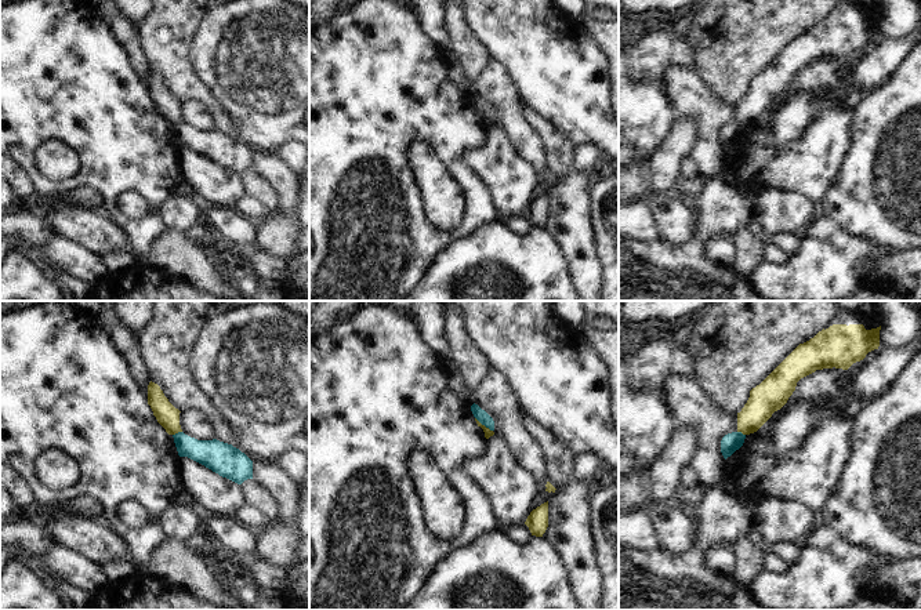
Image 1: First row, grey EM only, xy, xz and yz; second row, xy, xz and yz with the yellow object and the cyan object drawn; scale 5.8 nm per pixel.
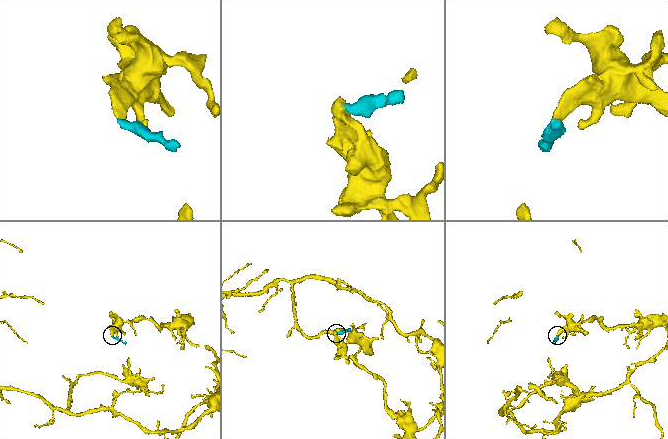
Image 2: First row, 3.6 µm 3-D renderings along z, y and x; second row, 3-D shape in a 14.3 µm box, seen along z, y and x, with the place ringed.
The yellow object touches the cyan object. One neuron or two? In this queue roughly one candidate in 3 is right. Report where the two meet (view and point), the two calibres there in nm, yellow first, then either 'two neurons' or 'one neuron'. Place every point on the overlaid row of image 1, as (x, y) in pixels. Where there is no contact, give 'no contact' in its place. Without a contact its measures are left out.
contact xz (483, 425); calibres 50 and 70 nm; two neurons

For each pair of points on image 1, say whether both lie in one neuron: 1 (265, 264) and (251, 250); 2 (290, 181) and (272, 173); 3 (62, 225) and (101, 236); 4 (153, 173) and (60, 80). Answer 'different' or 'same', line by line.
1: same
2: same
3: same
4: same

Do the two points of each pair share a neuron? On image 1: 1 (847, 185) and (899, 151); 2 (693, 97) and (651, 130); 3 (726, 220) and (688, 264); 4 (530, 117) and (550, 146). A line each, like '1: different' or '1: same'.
1: same
2: different
3: same
4: same

